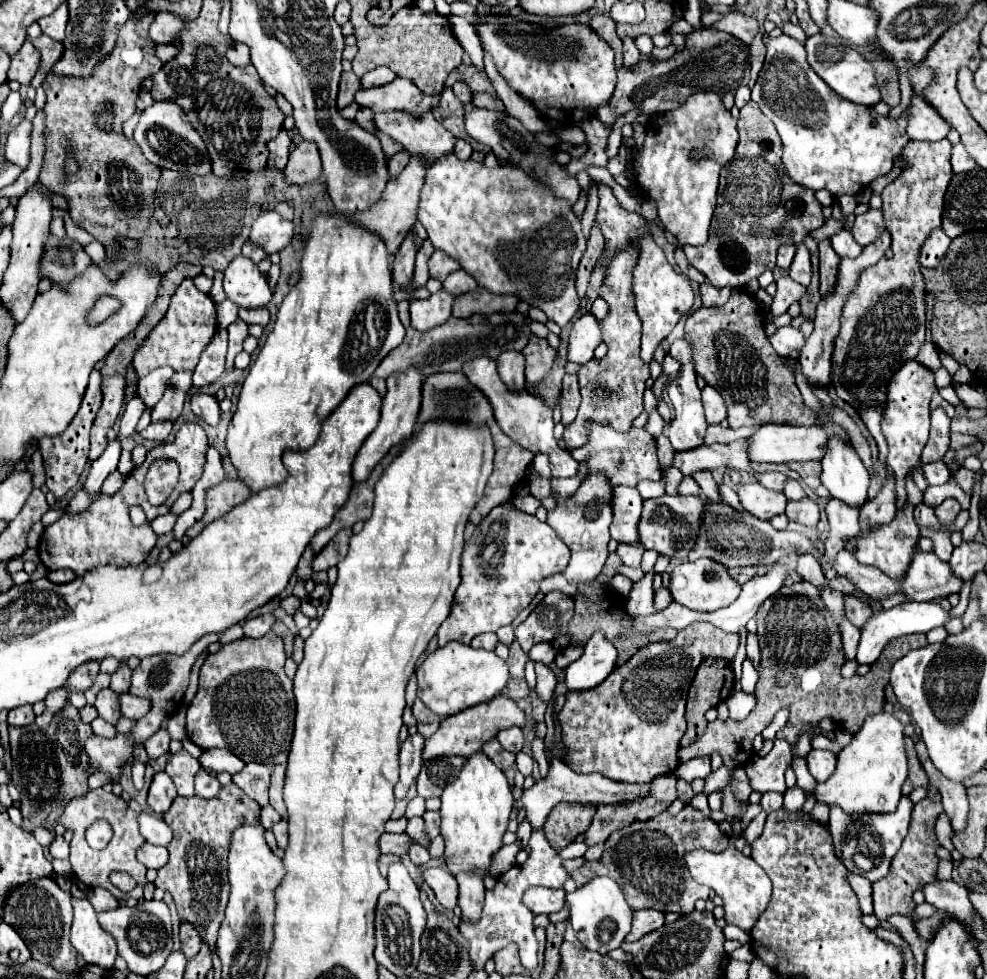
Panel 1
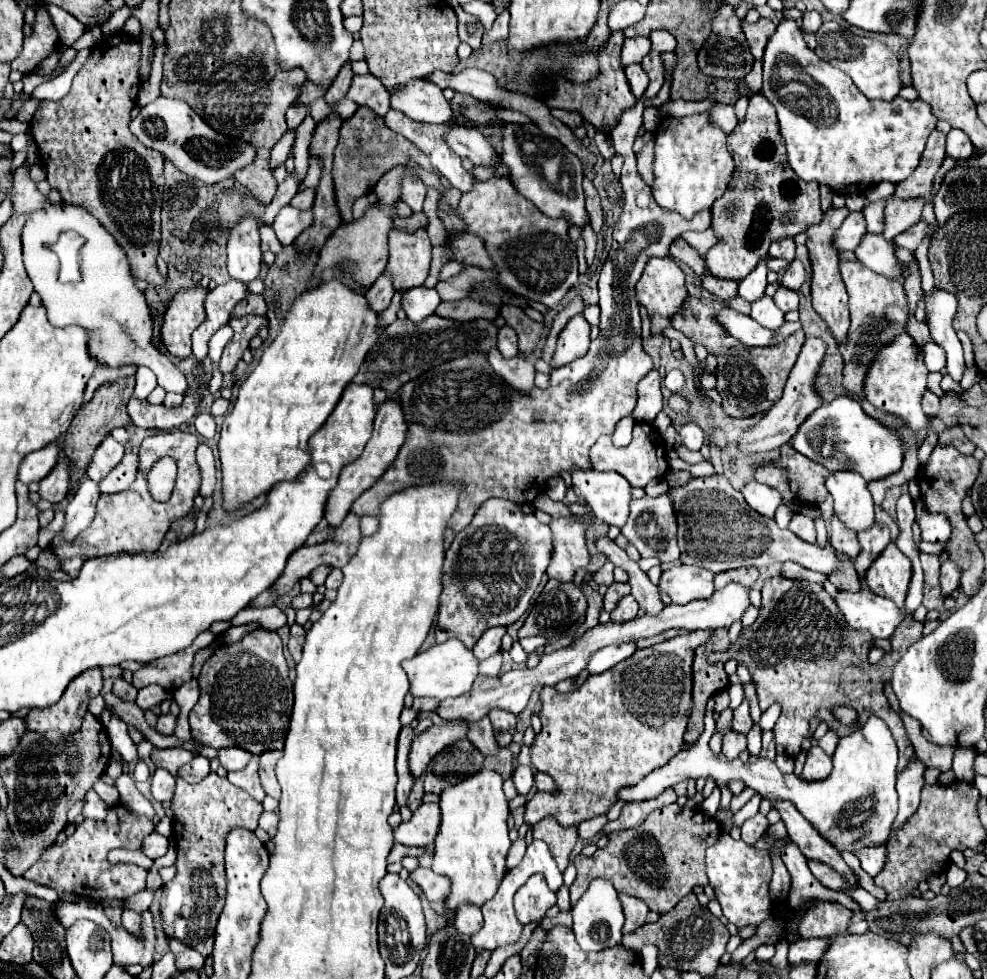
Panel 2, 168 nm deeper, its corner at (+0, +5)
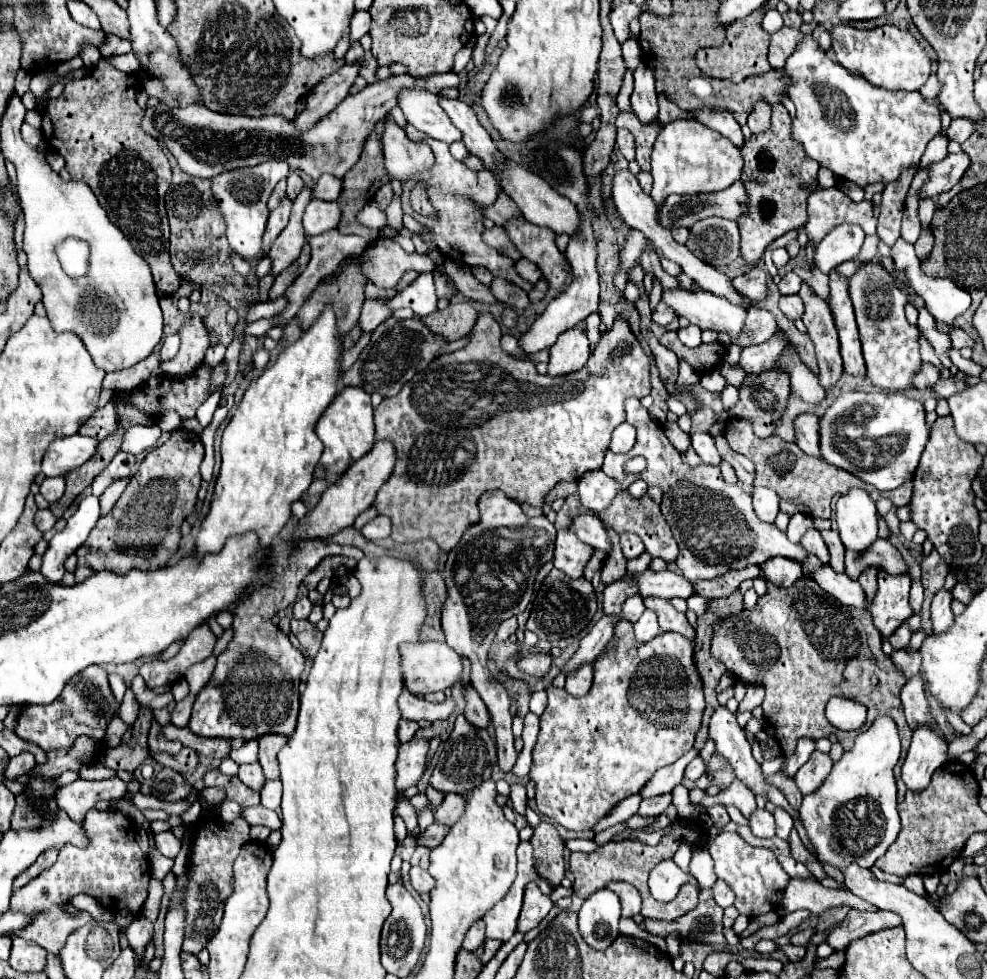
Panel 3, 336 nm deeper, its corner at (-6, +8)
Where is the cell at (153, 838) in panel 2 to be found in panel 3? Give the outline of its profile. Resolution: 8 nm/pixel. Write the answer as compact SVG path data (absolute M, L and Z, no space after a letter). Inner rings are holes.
M170 830L168 832L160 832L160 834L154 834L154 842L156 842L156 848L166 858L176 858L176 854L180 852L180 842L178 842L178 838Z

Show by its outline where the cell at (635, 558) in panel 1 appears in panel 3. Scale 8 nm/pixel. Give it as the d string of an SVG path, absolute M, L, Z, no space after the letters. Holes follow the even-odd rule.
M622 532L620 534L620 546L622 546L622 552L624 556L630 560L630 558L638 558L638 554L644 552L644 544L642 540L632 534L632 532Z

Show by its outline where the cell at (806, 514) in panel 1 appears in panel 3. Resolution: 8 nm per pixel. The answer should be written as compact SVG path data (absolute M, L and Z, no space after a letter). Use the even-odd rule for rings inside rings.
M808 528L800 542L810 554L816 554L824 564L828 564L828 560L830 560L828 558L828 548L826 548L826 544L824 544L824 540L822 540L822 536L816 528Z

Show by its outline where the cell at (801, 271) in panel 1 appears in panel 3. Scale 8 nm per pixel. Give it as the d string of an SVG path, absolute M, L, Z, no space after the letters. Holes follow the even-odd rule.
M794 272L784 274L782 280L780 280L780 284L778 284L778 288L780 288L782 294L798 294L800 286L802 286L802 280Z

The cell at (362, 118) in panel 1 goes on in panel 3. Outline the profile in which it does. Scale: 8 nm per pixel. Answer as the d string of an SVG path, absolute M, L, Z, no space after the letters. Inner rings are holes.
M382 118L382 120L374 126L374 130L370 132L368 140L364 142L364 150L362 150L362 154L360 154L360 160L358 160L358 162L350 168L350 172L342 178L342 194L340 194L338 200L336 200L338 206L340 206L340 210L342 210L342 218L340 218L338 230L340 230L342 234L358 234L358 236L366 238L368 244L372 244L380 234L376 234L372 228L364 228L362 224L358 224L358 222L356 222L356 214L364 208L364 204L368 204L368 202L374 198L374 194L376 194L376 190L378 190L380 186L384 186L386 182L390 182L390 176L386 174L386 168L384 168L384 154L382 154L382 134L384 134L386 122L388 122L388 118Z

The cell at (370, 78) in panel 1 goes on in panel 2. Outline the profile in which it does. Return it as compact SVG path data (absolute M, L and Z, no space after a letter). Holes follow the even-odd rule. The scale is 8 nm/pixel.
M354 75L354 81L346 93L360 107L368 107L384 117L390 111L390 95L378 77L372 75Z

